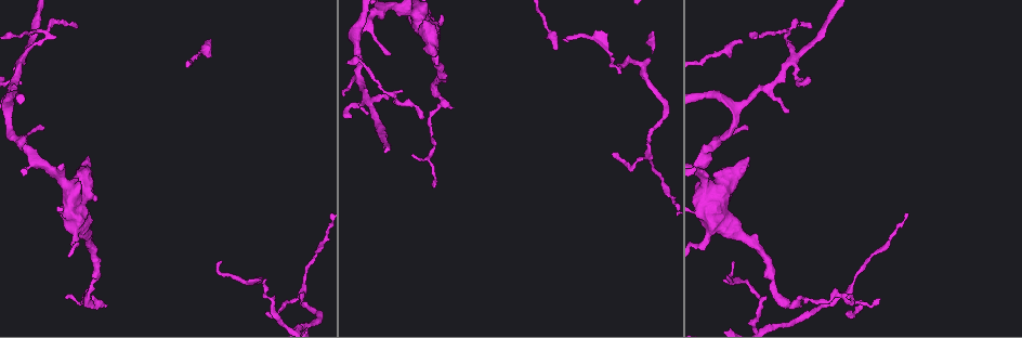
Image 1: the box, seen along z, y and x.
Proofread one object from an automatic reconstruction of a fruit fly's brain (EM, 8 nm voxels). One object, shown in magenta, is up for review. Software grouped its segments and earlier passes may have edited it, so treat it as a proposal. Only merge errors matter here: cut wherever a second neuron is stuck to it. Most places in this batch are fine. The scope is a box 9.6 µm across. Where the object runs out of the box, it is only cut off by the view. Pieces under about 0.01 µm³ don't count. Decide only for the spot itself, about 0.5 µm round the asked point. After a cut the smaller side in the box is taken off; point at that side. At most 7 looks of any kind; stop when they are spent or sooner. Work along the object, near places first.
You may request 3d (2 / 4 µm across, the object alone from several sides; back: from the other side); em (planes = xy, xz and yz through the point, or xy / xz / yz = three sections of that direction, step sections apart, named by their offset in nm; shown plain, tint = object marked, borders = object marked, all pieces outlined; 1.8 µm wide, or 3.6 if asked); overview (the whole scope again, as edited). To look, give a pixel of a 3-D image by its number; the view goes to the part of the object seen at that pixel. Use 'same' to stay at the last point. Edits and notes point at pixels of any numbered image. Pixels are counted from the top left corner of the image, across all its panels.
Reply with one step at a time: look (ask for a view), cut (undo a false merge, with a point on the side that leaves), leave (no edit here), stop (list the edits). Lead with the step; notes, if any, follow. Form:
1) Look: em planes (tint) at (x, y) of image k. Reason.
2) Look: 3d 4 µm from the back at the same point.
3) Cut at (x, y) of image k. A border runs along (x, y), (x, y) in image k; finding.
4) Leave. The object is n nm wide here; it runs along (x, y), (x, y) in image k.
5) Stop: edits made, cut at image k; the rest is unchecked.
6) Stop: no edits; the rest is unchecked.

Look: 3d 4 µm at (711, 217) of image 1. Calibre changes.

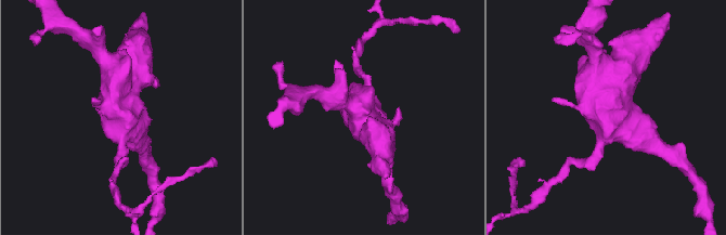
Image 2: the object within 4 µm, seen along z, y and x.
Look: em 3.6 µm planes (plain) at (119, 113) of image 2. Shape alone is not enough.

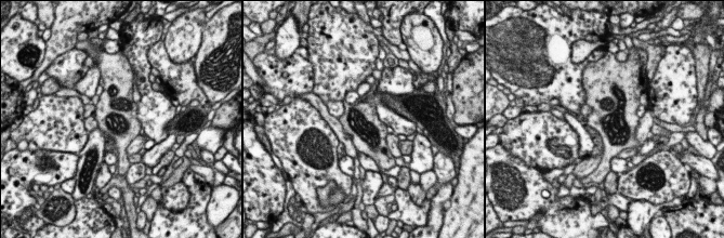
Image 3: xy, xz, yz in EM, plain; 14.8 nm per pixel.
Look: em 3.6 µm planes (tint) at the same point.

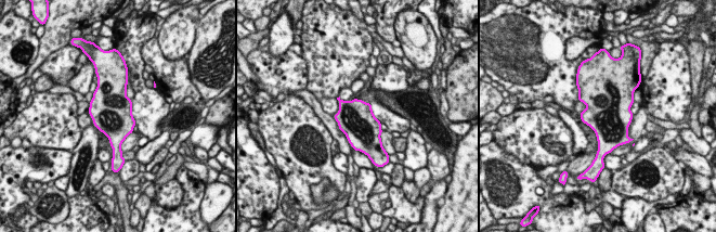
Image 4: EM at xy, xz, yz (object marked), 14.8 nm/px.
Leave. The object is 550 nm wide here; continuous, no second neuron.

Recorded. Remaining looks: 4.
Look: 3d 4 µm from the back at (795, 55) of image 1. Branch point.

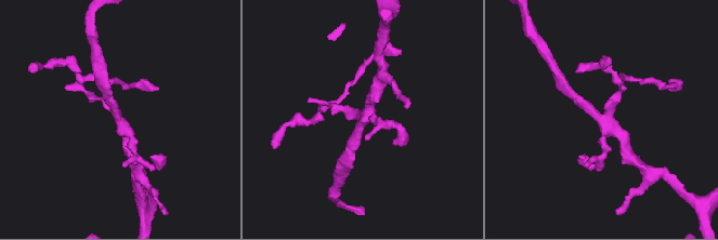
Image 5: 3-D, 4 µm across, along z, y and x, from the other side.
Look: em planes (borders) at (118, 120) of image 5. 4 arms meet here; now the EM.

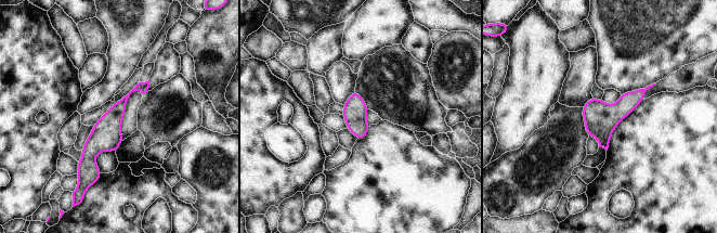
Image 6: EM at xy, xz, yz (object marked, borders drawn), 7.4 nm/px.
Leave. It runs along (146, 85), (128, 94), (90, 150), (95, 178) in image 6; one neuron here.

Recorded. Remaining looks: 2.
Stop: no edits; the rest is unchecked.

